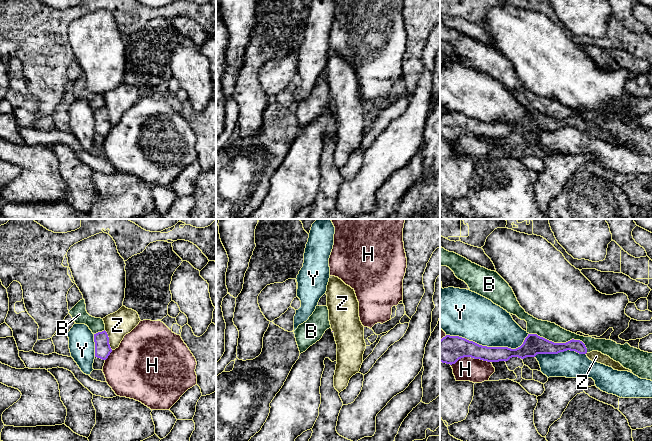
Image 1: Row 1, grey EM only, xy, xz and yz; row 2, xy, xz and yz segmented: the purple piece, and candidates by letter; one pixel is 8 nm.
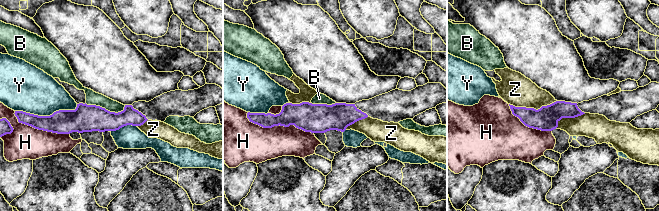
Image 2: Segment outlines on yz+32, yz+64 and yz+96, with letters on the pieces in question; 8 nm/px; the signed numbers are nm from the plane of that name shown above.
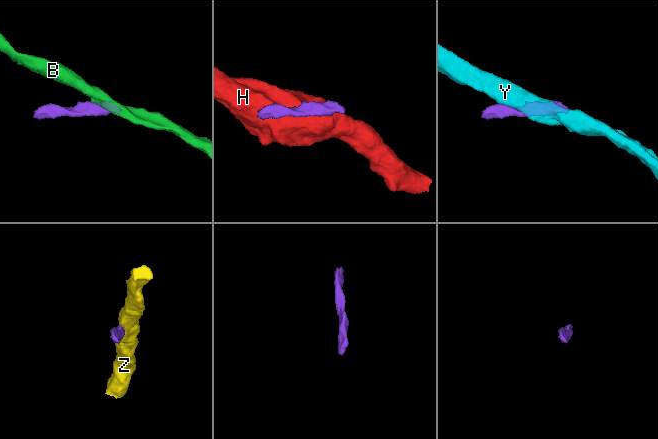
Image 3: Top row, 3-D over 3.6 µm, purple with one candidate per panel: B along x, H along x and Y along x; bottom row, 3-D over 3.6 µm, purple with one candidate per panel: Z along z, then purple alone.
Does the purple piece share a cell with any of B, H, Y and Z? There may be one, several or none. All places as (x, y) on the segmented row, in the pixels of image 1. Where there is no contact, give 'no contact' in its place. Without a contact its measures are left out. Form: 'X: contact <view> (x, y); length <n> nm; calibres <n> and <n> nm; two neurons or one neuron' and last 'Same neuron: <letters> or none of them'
B: contact yz (561, 343); length 500 nm; calibres 160 and 140 nm; two neurons
H: contact yz (470, 356); length 320 nm; calibres 220 and 190 nm; two neurons
Y: contact yz (489, 347); length 650 nm; calibres 170 and 360 nm; two neurons
Z: contact xy (108, 340); length 170 nm; calibres 130 and 200 nm; two neurons
Same neuron: none of them

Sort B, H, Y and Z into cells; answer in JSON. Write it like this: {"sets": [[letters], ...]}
{"sets": [["B"], ["H"], ["Y"], ["Z"]]}

